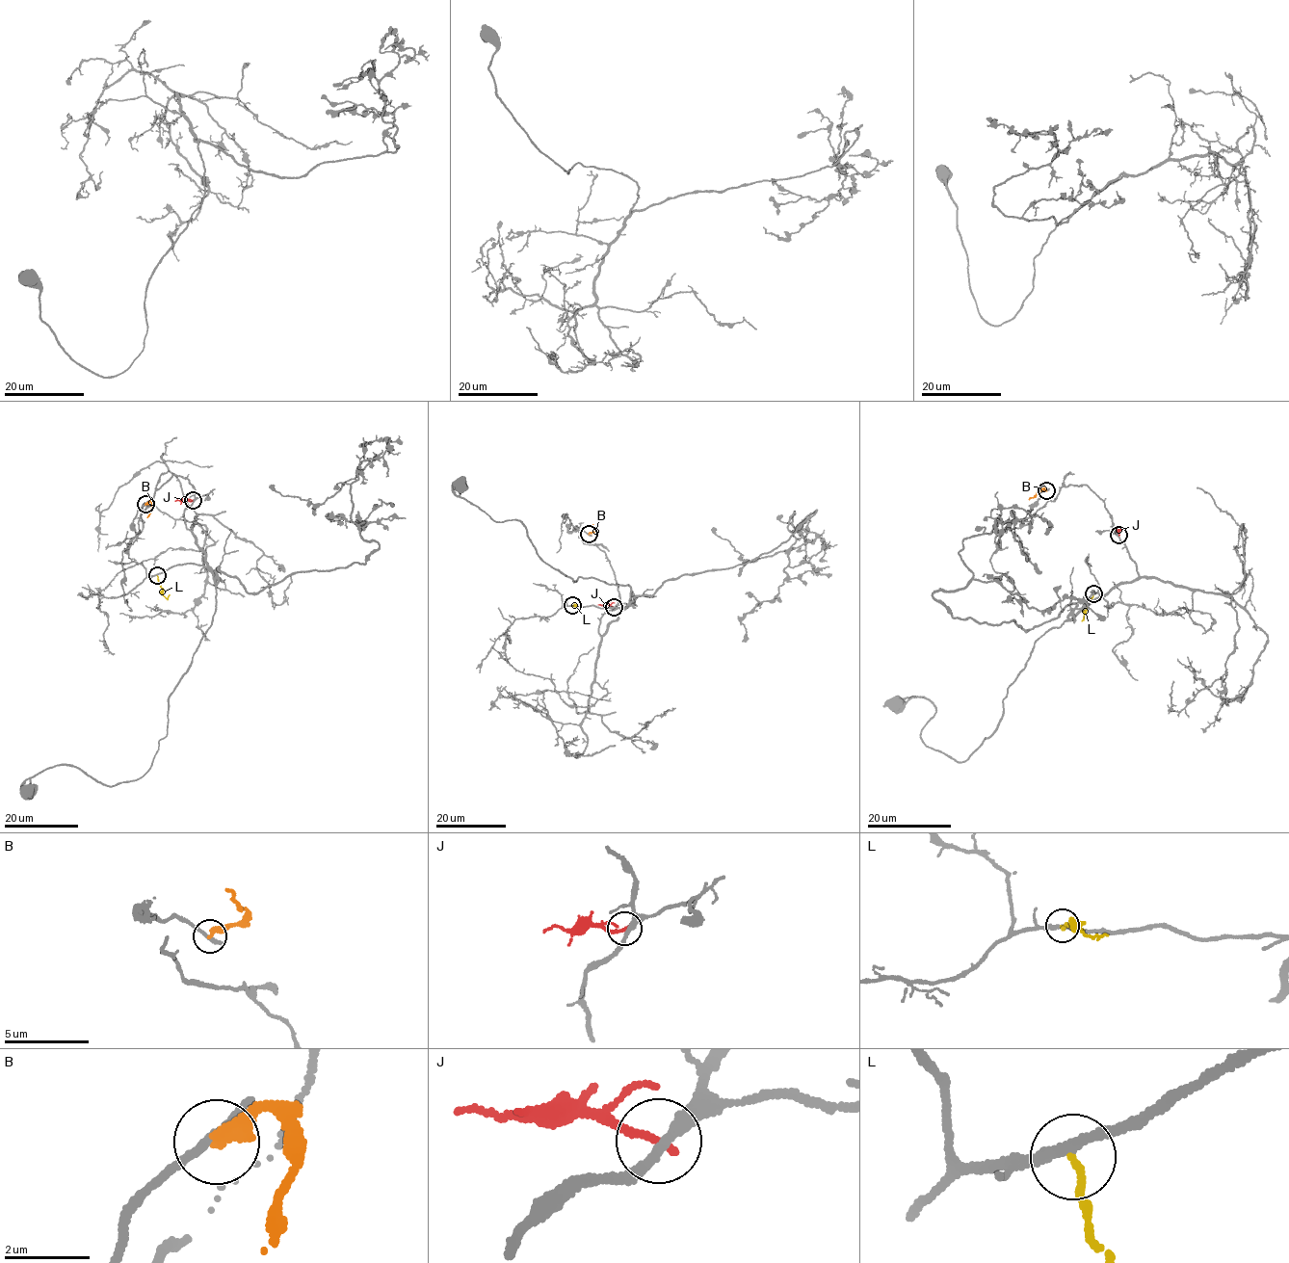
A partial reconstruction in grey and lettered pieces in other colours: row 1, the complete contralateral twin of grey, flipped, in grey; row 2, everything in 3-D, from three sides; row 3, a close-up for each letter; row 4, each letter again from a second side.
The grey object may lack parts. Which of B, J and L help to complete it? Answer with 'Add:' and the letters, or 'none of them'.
Add: L

